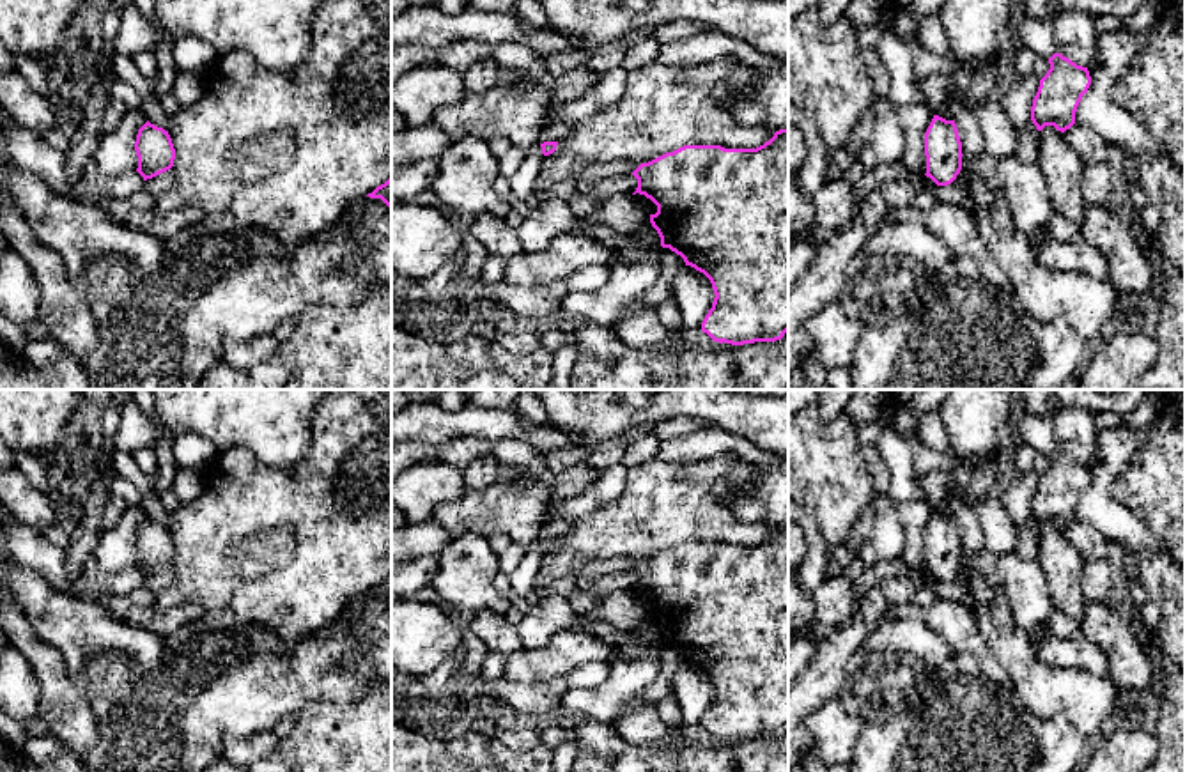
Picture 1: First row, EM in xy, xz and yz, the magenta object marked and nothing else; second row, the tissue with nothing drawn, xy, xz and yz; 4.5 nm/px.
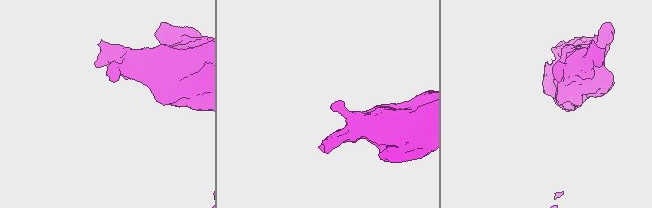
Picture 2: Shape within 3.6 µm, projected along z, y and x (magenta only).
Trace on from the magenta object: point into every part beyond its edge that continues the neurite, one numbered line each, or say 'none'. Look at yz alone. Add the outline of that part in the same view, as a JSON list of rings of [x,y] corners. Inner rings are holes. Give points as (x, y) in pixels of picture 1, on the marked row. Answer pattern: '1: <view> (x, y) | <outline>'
none

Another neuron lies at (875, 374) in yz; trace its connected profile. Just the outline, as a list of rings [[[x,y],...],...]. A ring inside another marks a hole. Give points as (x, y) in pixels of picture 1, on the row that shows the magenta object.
[[[955,255],[930,280],[918,312],[886,328],[864,326],[850,377],[852,390],[1059,390],[1089,351],[1065,319],[1033,319],[1011,289],[990,283],[971,257]]]

